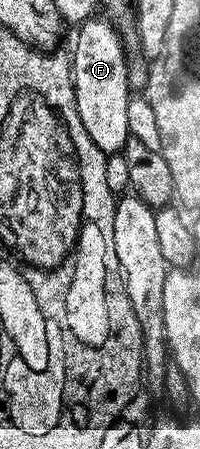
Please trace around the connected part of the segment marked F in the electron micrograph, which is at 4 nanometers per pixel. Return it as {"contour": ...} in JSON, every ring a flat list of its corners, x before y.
{"contour":[[93,16,78,27,75,50,71,52,76,119,104,153,116,155,130,138,127,124,127,106,131,97,130,67,121,36,108,19,101,18]]}

